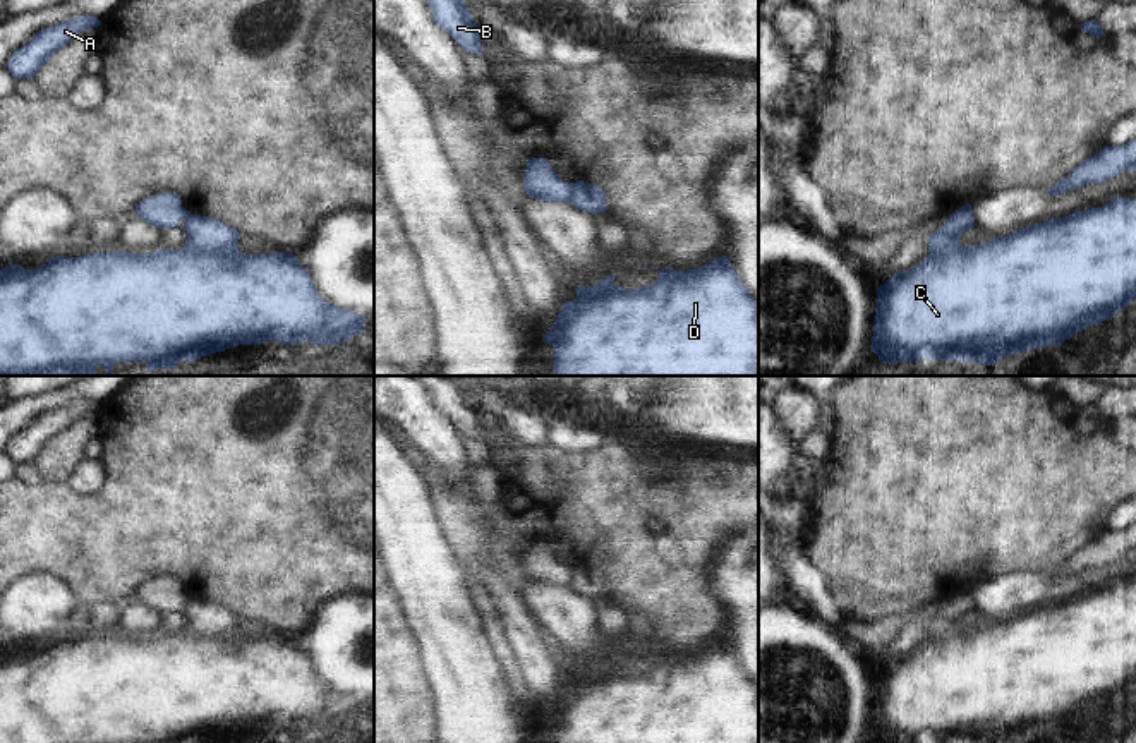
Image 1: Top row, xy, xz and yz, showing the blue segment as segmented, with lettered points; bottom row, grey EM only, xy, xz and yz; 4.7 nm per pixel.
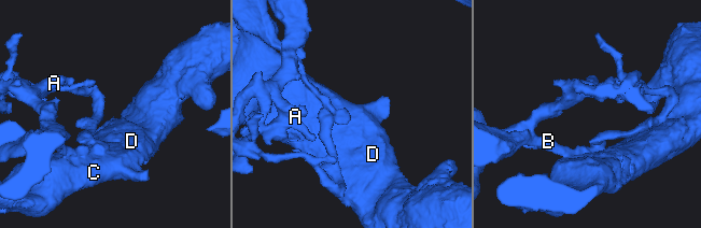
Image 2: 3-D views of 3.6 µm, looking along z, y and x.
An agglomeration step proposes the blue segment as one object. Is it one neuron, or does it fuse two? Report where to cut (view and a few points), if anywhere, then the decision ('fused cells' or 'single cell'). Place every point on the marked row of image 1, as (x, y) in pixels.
xy (186, 246), (206, 253), (235, 249) | fused cells

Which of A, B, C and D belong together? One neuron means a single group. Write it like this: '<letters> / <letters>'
A C D / B

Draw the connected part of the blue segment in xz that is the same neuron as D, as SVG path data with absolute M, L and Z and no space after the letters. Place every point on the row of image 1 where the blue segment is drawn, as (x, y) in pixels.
M719 256L709 264L686 273L668 266L659 271L657 281L649 287L623 290L613 280L614 276L609 275L594 287L578 287L577 299L563 304L559 316L542 338L544 343L554 347L554 376L758 376L758 304L752 299L750 290L738 278L726 256Z

